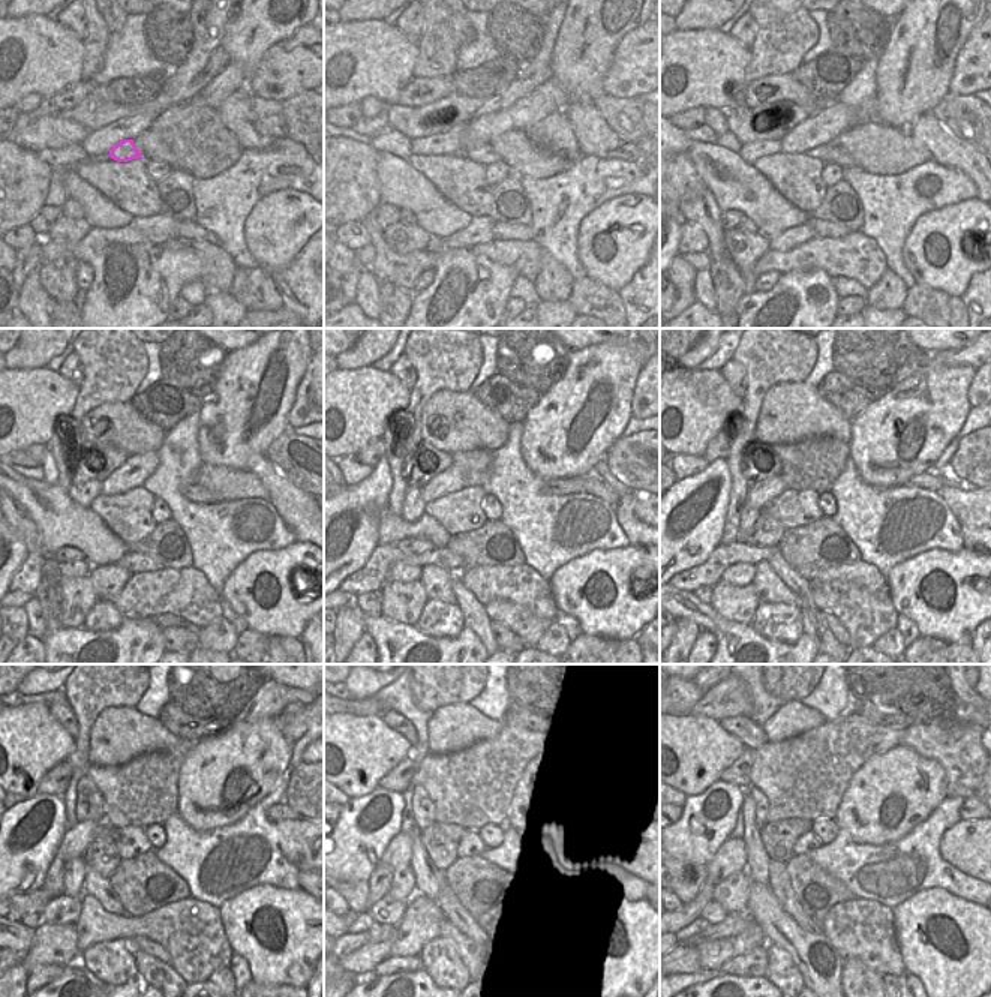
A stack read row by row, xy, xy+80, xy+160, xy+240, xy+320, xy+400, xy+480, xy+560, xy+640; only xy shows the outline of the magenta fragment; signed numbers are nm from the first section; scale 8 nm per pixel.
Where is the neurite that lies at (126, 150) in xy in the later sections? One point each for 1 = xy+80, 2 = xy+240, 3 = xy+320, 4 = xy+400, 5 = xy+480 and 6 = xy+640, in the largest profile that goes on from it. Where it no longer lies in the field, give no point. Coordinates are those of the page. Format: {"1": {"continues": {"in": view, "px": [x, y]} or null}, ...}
{"1": {"continues": {"in": "xy+80", "px": [483, 153]}}, "2": {"continues": {"in": "xy+240", "px": [195, 494]}}, "3": {"continues": {"in": "xy+320", "px": [573, 485]}}, "4": {"continues": {"in": "xy+400", "px": [931, 480]}}, "5": {"continues": {"in": "xy+480", "px": [276, 813]}}, "6": {"continues": {"in": "xy+640", "px": [964, 811]}}}

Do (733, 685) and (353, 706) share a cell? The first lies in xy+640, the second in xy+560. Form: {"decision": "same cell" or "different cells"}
{"decision": "same cell"}

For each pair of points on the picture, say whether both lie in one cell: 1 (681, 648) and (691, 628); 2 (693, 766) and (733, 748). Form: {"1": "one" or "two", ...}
{"1": "one", "2": "one"}

